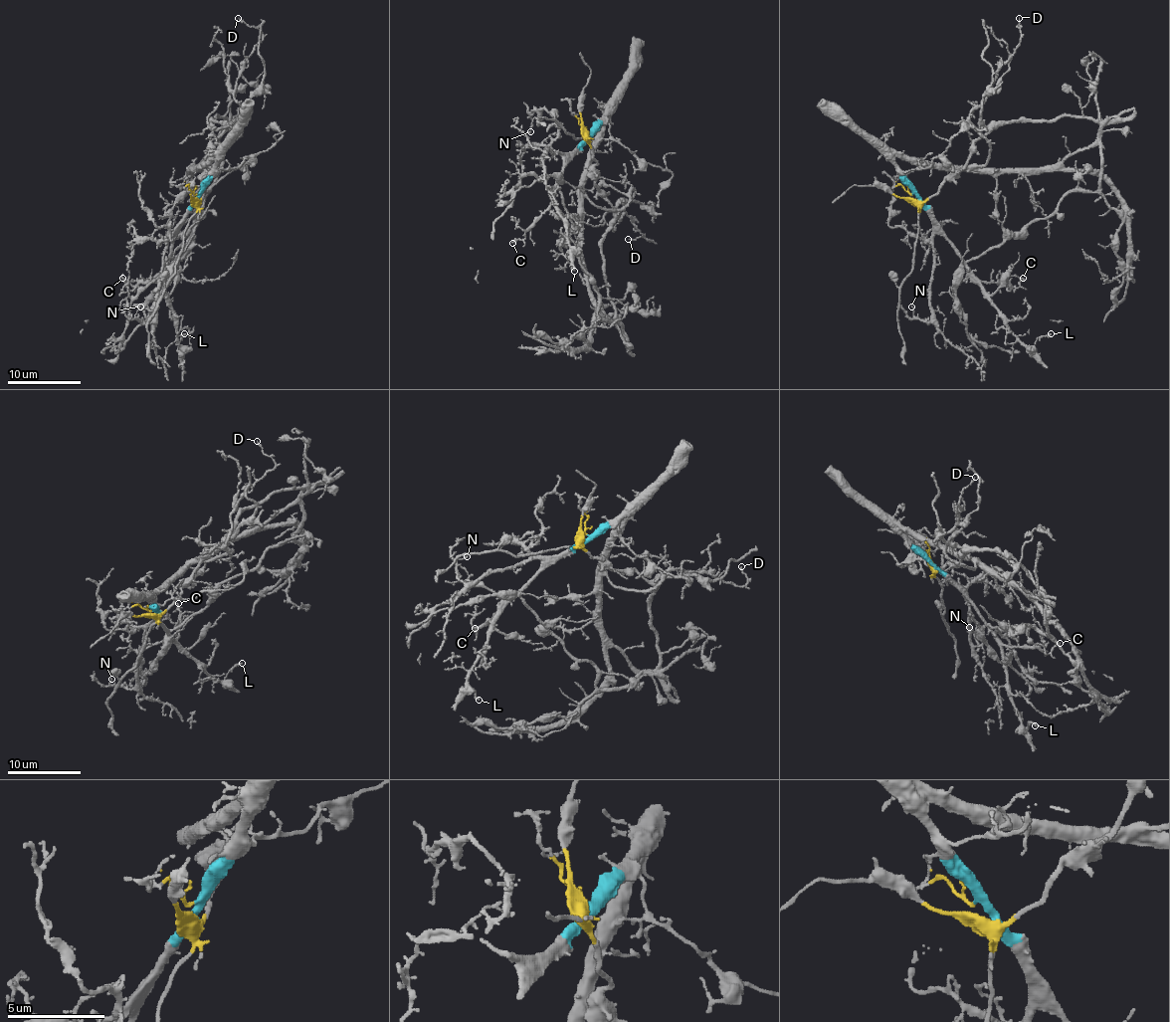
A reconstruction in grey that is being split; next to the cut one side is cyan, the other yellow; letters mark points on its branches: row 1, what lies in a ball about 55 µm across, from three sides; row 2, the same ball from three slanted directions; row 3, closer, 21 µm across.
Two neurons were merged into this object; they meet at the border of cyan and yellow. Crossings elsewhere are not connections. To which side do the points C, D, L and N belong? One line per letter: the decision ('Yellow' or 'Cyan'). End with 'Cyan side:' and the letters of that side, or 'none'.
C: Cyan
D: Cyan
L: Cyan
N: Cyan
Cyan side: C, D, L, N

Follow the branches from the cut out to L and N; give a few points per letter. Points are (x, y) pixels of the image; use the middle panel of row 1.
L: (587, 132), (569, 154), (563, 173), (554, 185), (554, 204), (563, 218), (574, 271)
N: (587, 132), (572, 151), (552, 152), (532, 145), (525, 134), (530, 130)

